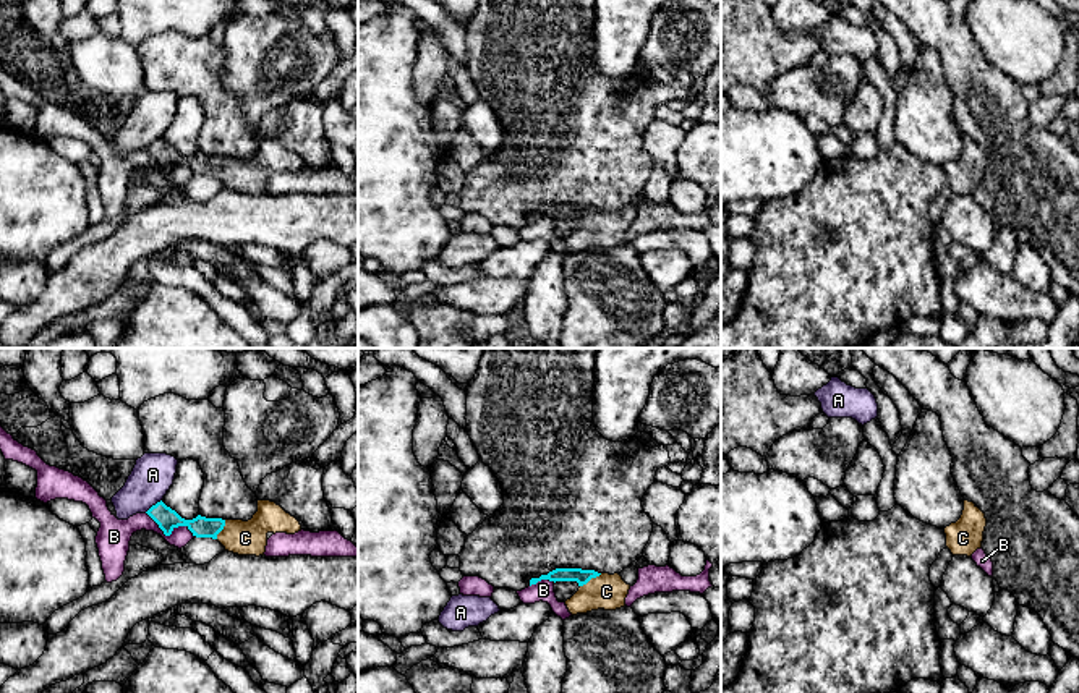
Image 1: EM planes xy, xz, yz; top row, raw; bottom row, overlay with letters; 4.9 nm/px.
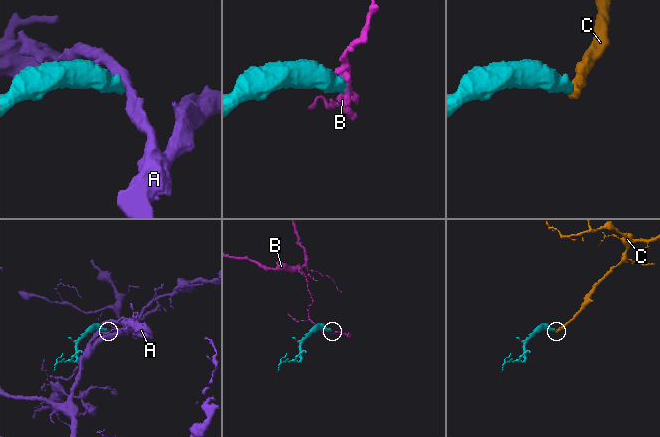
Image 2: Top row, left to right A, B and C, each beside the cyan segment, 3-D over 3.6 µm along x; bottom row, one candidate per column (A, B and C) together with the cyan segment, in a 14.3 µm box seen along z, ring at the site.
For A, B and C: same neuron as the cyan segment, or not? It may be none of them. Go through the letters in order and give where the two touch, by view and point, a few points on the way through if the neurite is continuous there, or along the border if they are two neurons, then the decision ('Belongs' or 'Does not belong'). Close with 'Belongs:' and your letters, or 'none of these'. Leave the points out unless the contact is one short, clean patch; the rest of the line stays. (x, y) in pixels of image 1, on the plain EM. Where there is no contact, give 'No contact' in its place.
A: Touches cyan at xy (153, 143). Boundary: xy (161, 136), (145, 149). Does not belong
B: Touches cyan at xy (169, 172). Boundary: xy (146, 149), (166, 172), (179, 164), (185, 164), (193, 174). Does not belong
C: Touches cyan at xz (590, 216). Path across: xz (582, 214), (590, 216), (606, 229). Belongs
Belongs: C

